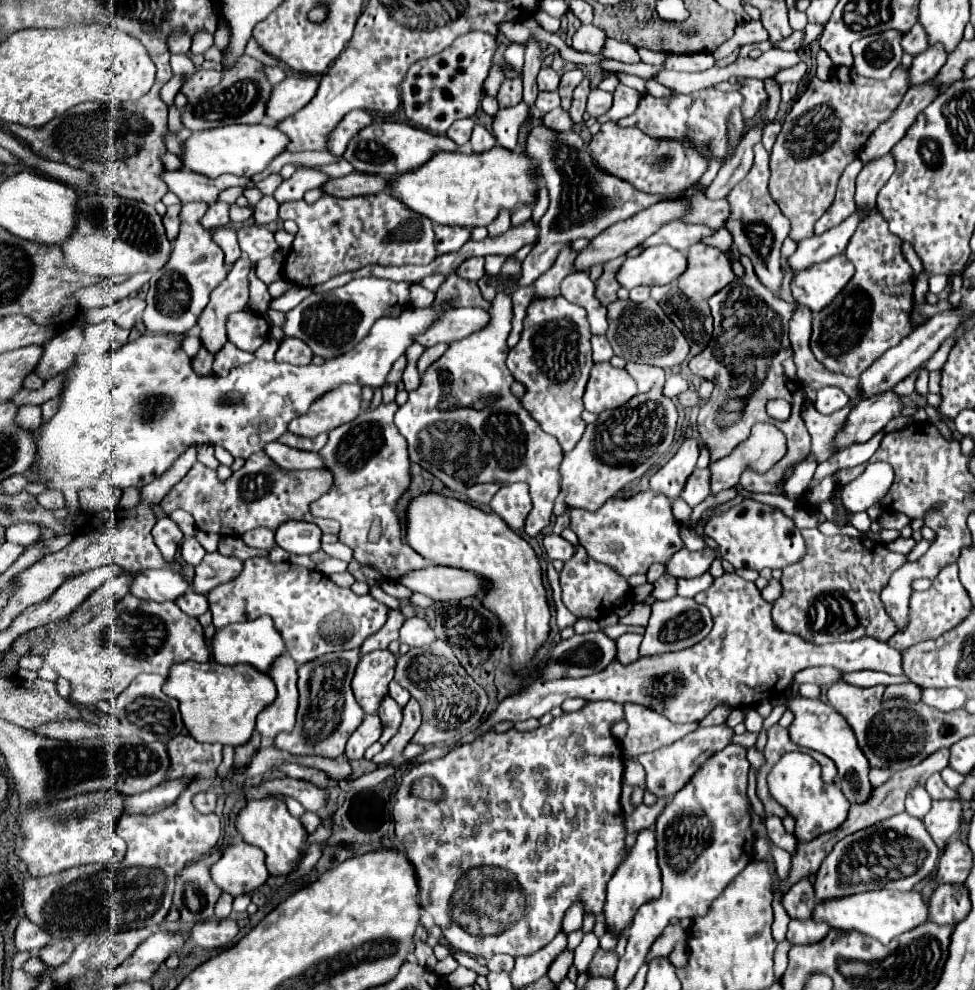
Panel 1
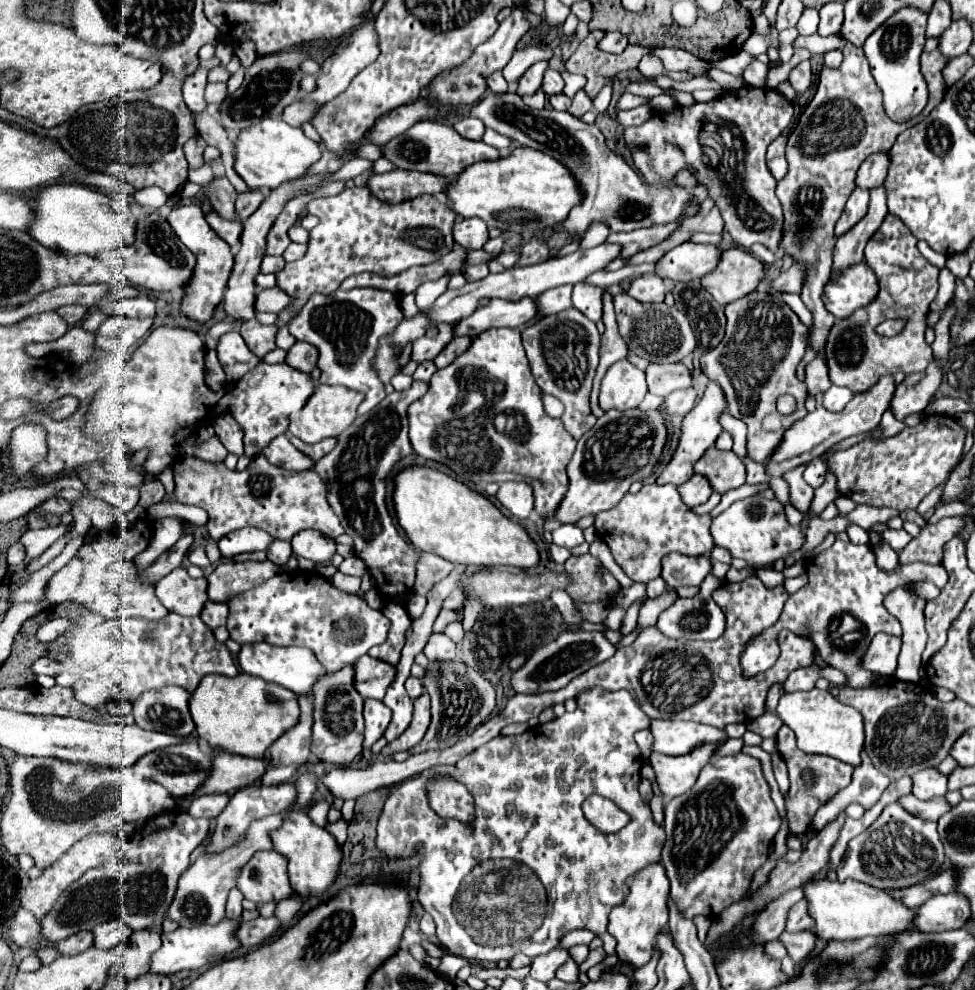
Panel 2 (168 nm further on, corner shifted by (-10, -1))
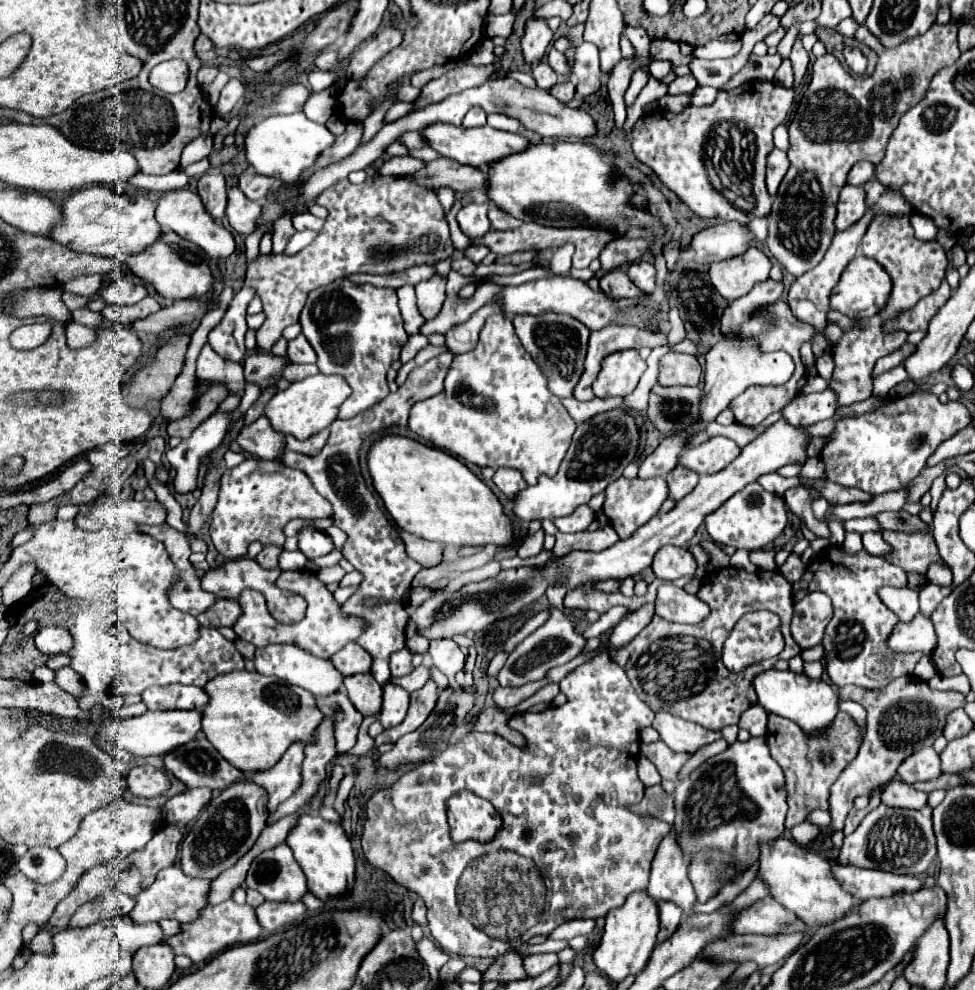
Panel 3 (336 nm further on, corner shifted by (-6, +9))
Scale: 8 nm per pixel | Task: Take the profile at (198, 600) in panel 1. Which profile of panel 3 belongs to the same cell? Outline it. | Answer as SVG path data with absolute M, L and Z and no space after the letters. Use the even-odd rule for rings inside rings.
M218 599L216 605L212 605L212 609L200 613L196 619L200 621L202 627L220 629L220 627L234 627L234 623L238 621L240 613L242 613L242 609L240 609L238 601Z

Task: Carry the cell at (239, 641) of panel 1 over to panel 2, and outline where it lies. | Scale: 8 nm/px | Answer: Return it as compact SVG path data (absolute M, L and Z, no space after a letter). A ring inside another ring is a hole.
M244 643L238 653L238 665L244 673L278 683L298 695L302 693L310 695L312 685L318 681L318 677L326 673L324 667L320 667L316 657L312 655L312 651L308 651L306 647L298 647L298 645L296 647L272 647L270 643Z

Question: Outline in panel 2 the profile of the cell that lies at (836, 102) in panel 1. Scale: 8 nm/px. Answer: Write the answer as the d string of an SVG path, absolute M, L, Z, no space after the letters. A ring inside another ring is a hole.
M846 43L842 53L844 61L838 69L824 67L820 71L818 91L788 137L786 145L788 173L776 187L776 197L780 199L784 209L784 237L780 243L780 253L790 255L794 261L810 263L800 299L812 313L810 347L822 359L826 357L824 353L826 335L834 323L834 315L824 309L822 289L828 283L832 271L832 251L836 241L834 223L838 221L846 205L846 199L856 187L856 171L870 153L888 151L902 131L920 123L942 101L944 97L942 69L946 67L946 61L938 49L922 55L922 73L930 89L930 99L918 117L906 123L894 123L892 119L886 117L882 109L882 93L874 83L874 77L870 75L870 67L862 47Z

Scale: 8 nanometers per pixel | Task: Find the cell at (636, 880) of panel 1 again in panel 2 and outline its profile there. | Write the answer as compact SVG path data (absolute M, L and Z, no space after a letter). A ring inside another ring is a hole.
M652 863L628 879L628 899L624 899L620 907L612 909L608 923L608 933L618 941L616 953L620 961L632 963L636 967L642 967L650 961L656 935L668 923L668 899L668 877L662 863Z

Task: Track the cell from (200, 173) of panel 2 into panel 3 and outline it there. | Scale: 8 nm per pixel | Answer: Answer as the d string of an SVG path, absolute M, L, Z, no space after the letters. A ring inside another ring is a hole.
M210 169L206 171L200 179L198 179L198 195L204 201L206 211L216 219L222 221L224 219L224 211L226 211L226 203L228 203L228 187L226 187L226 179L220 171Z

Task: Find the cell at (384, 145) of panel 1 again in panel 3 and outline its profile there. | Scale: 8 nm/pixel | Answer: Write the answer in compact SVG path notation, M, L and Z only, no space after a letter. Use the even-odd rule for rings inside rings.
M434 123L434 125L424 129L424 137L430 143L430 147L436 149L438 153L442 153L444 157L450 157L458 163L472 165L478 169L484 169L490 163L500 161L512 153L522 153L524 149L528 149L528 143L530 143L526 137L522 137L518 133L498 131L498 129L492 129L488 125L476 127L476 129L466 129L466 127L456 127L450 123Z

